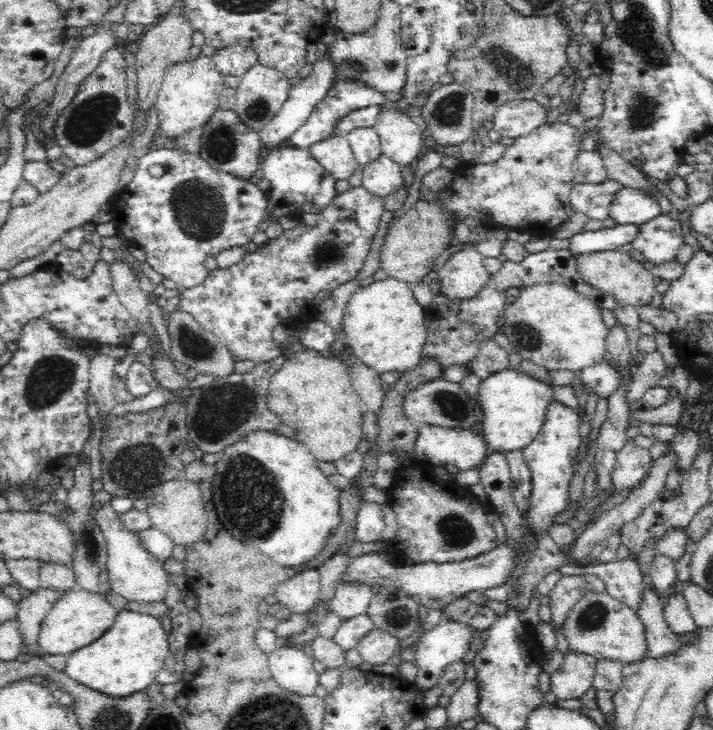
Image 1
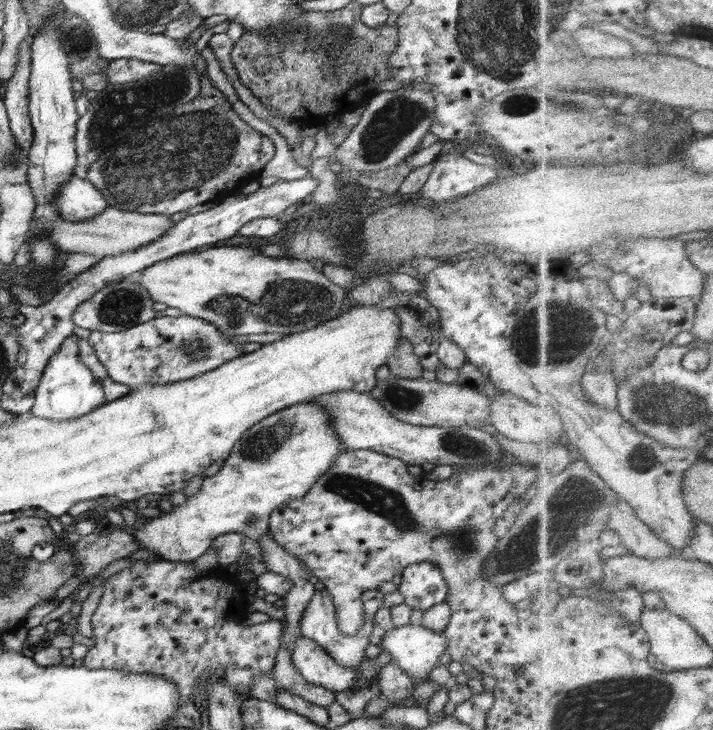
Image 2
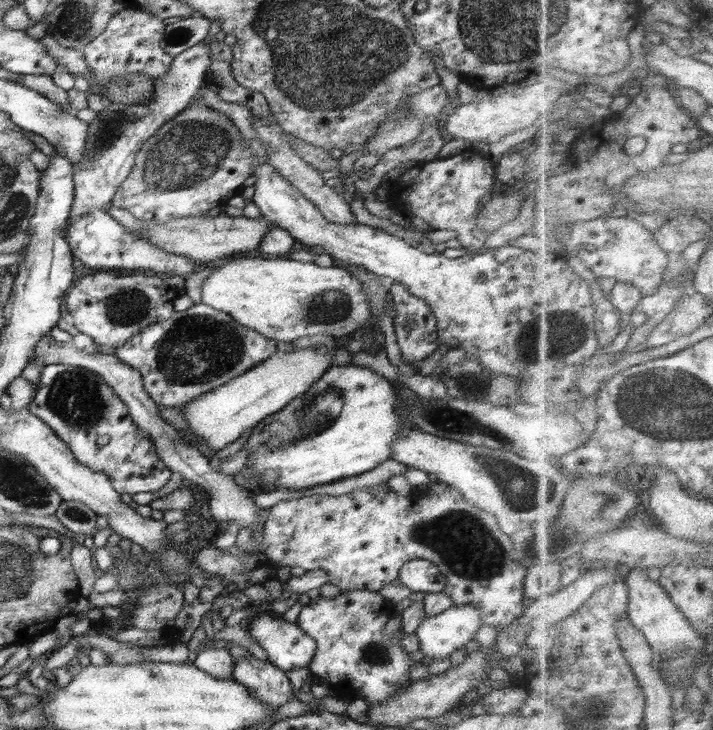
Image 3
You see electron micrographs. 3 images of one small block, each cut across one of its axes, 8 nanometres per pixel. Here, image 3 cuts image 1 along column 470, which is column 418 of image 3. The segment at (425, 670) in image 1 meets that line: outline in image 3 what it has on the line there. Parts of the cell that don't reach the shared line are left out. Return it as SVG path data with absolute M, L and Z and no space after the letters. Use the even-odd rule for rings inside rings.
M452 606L448 610L427 616L415 630L420 640L418 655L434 659L449 657L475 638L483 624L481 612L474 606Z

